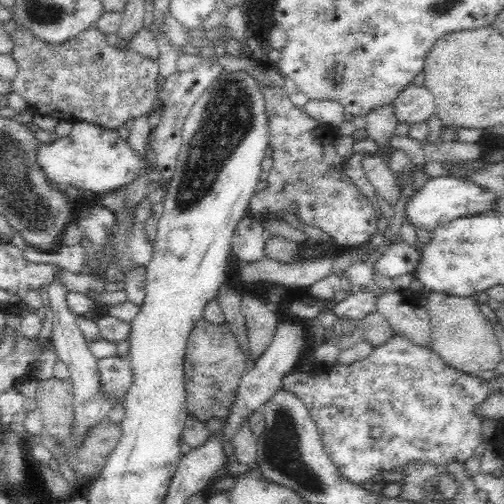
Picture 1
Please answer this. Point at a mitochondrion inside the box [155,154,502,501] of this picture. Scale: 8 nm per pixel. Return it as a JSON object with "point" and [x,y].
{"point":[282,452]}

